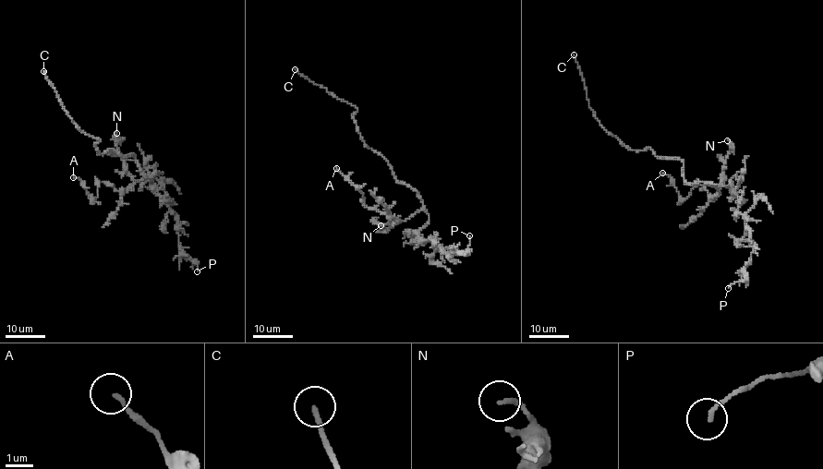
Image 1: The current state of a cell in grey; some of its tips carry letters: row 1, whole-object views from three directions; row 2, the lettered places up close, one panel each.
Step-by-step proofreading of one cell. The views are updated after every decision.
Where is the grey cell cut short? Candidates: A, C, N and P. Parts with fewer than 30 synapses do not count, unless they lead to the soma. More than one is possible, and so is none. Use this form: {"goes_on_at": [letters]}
{"goes_on_at": ["C"]}

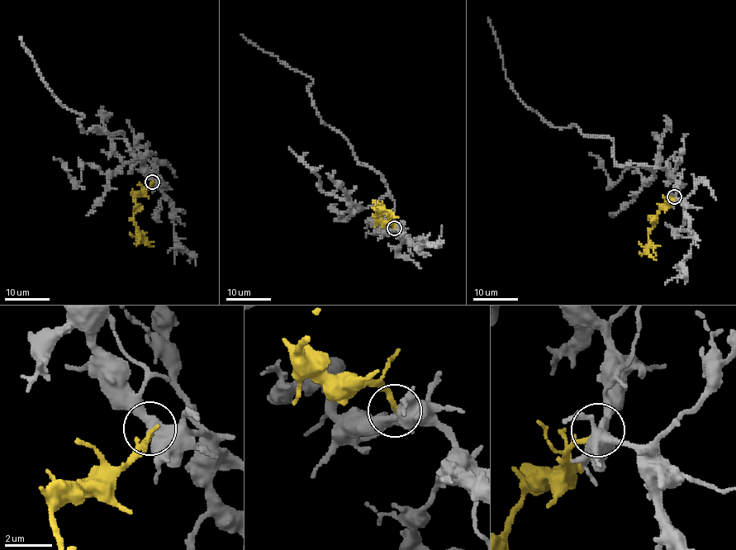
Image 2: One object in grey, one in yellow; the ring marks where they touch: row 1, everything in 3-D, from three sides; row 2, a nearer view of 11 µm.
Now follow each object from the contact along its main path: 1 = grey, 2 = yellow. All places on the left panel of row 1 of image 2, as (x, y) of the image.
1: (152, 181), (142, 160), (155, 153), (138, 157), (123, 133), (83, 132), (84, 116), (50, 91), (20, 37)
2: (152, 181), (135, 197), (133, 220), (137, 236), (153, 247)

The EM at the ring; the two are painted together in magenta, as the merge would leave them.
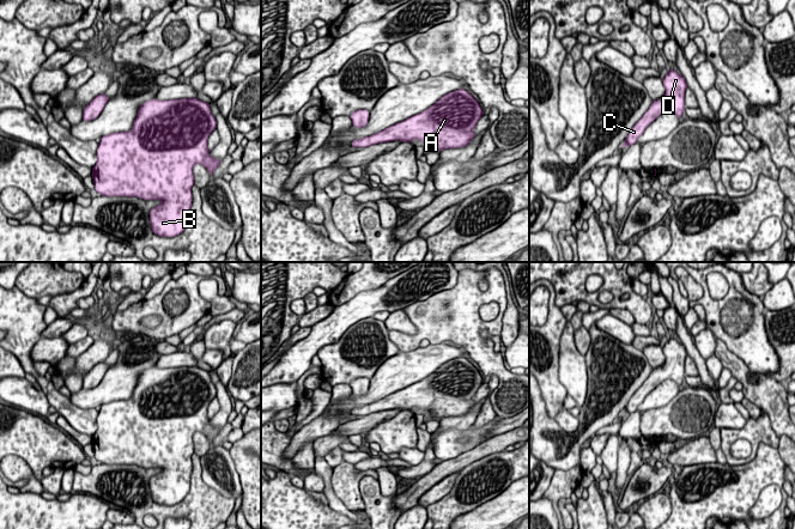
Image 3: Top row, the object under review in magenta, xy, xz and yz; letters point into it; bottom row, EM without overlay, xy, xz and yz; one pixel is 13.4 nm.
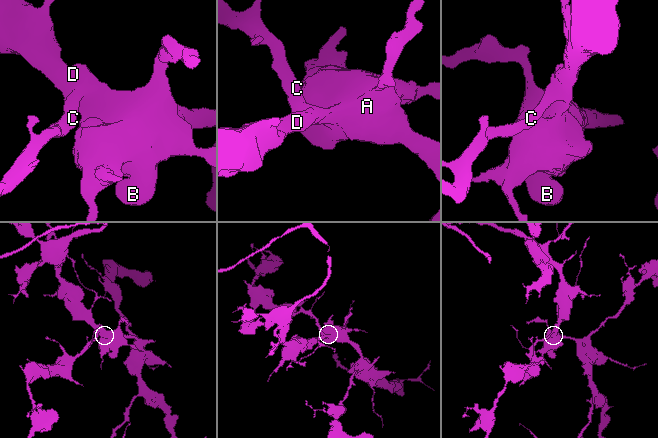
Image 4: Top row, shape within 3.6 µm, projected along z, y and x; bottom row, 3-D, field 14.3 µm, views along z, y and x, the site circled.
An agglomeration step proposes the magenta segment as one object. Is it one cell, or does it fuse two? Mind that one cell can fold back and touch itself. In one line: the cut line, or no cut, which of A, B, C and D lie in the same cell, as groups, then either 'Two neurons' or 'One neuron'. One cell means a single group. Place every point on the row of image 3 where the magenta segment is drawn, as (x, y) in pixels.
No split. Groups: A B C D. One neuron

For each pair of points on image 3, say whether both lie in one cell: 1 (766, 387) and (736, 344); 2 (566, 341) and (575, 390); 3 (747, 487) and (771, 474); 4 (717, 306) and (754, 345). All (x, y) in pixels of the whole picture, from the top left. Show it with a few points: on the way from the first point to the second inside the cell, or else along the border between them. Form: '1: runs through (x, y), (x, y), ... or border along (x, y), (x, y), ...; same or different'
1: border along (738, 356), (753, 377), (759, 375), (768, 376); different
2: runs through (568, 353), (575, 378); same
3: runs through (753, 481), (760, 474), (765, 474); same
4: runs through (716, 321), (716, 327), (732, 342), (740, 345); same

